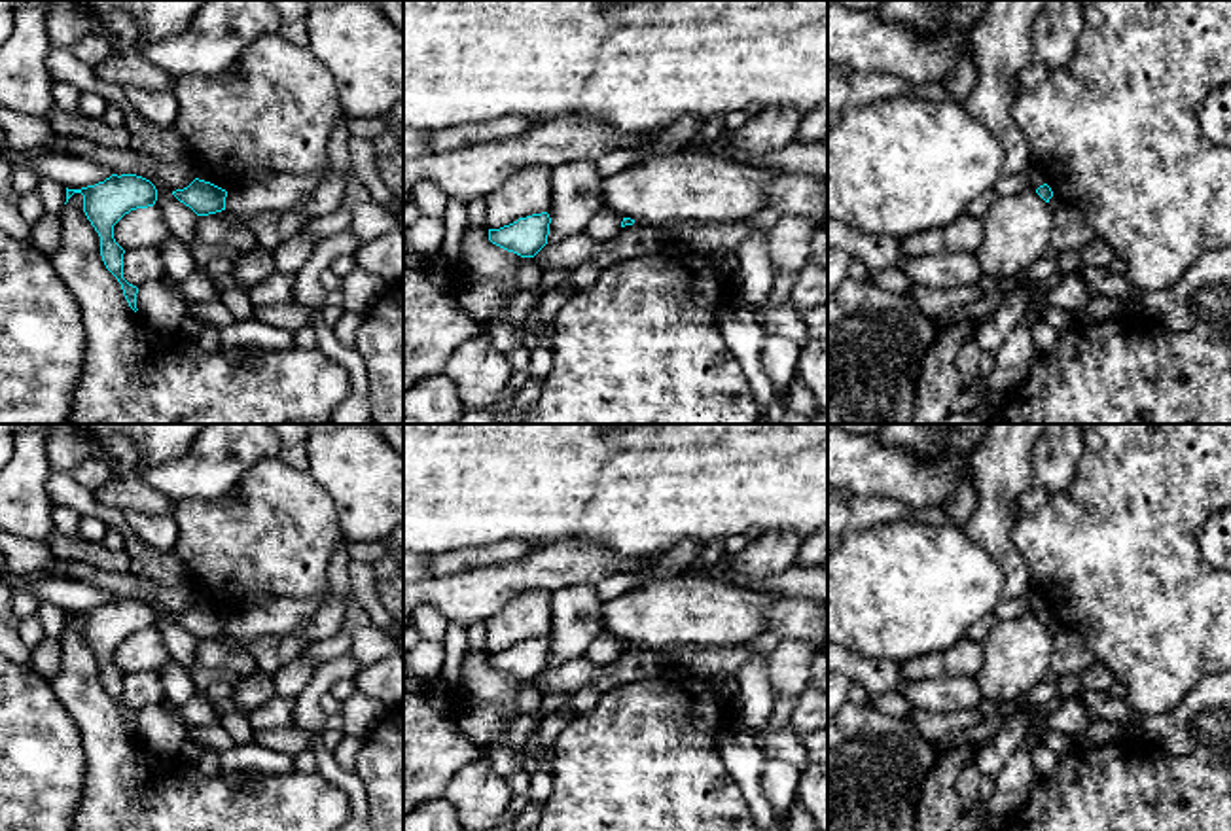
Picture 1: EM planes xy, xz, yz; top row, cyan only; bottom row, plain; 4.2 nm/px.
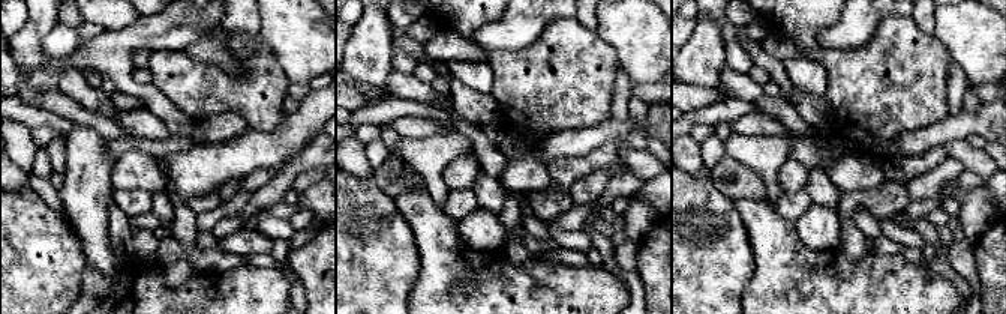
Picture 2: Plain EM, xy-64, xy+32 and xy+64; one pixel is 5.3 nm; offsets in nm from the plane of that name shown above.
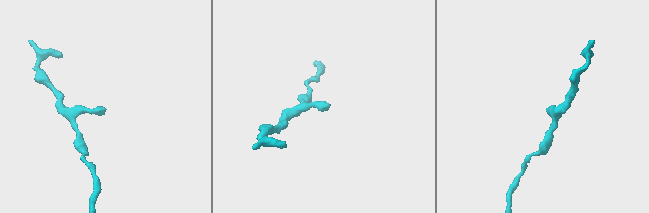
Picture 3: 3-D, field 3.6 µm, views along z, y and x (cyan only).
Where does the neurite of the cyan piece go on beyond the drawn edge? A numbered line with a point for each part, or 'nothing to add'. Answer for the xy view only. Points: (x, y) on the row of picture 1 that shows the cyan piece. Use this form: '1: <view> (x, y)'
nothing to add

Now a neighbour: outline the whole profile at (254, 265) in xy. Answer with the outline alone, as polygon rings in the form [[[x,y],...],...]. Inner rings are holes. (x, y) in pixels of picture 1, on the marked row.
[[[256,246],[246,254],[229,254],[233,261],[233,278],[252,288],[275,273],[273,254]]]

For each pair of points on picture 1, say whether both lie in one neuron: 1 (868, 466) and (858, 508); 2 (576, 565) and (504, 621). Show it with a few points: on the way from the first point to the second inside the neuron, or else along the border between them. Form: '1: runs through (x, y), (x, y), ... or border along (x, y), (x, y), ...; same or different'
1: border along (847, 489), (856, 495), (885, 496), (904, 504); different
2: border along (552, 591), (529, 589), (516, 595), (504, 606); different

